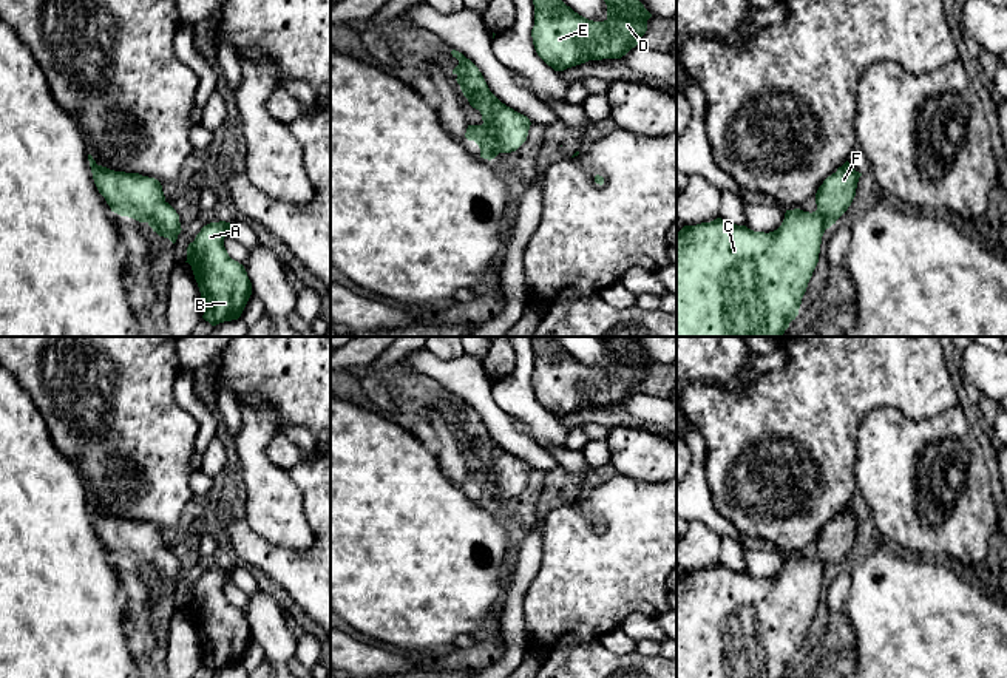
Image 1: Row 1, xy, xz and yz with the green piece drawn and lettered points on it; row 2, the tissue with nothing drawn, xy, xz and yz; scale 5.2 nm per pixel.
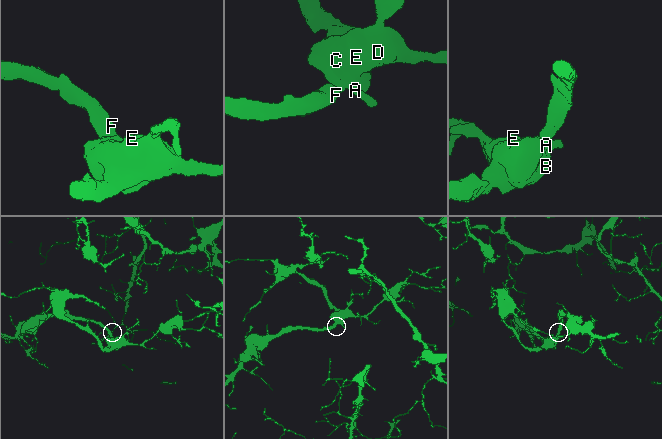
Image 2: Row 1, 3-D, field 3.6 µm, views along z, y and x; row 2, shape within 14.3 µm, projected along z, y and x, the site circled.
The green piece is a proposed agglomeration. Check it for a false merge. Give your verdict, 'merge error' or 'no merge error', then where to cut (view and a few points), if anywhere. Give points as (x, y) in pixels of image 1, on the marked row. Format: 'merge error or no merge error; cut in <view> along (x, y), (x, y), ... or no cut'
no merge error; no cut

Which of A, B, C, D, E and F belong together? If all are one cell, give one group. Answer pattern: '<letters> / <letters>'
A B C D E F

